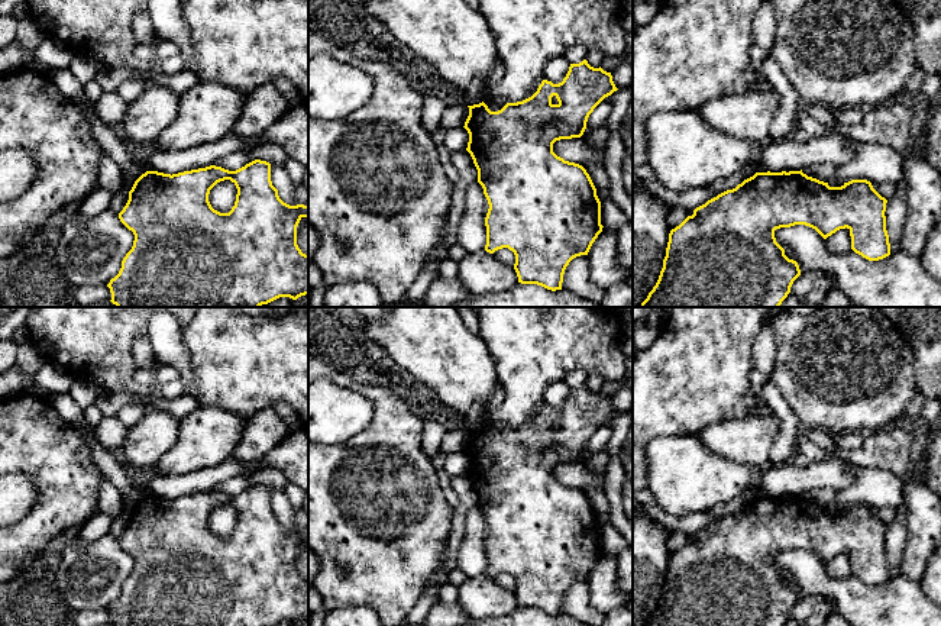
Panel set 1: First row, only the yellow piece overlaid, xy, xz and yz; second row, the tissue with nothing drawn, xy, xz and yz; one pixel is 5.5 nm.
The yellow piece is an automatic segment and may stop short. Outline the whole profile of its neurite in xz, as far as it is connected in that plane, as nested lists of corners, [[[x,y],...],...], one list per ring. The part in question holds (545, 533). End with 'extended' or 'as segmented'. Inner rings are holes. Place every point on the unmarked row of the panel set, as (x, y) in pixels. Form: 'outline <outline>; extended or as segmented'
outline [[[583,384],[570,388],[562,407],[543,404],[531,422],[507,427],[498,436],[491,436],[484,426],[468,430],[469,441],[463,451],[469,458],[466,475],[489,529],[485,575],[512,575],[518,607],[562,614],[569,587],[588,580],[602,556],[601,526],[589,498],[582,490],[557,481],[553,468],[581,462],[594,433],[617,414],[611,397],[594,393]]]; as segmented

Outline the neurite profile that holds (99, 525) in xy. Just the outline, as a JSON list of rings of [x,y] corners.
[[[97,510],[83,526],[72,532],[72,535],[83,538],[85,542],[94,542],[110,533],[113,516]]]

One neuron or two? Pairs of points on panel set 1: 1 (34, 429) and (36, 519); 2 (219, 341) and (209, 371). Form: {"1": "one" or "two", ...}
{"1": "one", "2": "one"}

